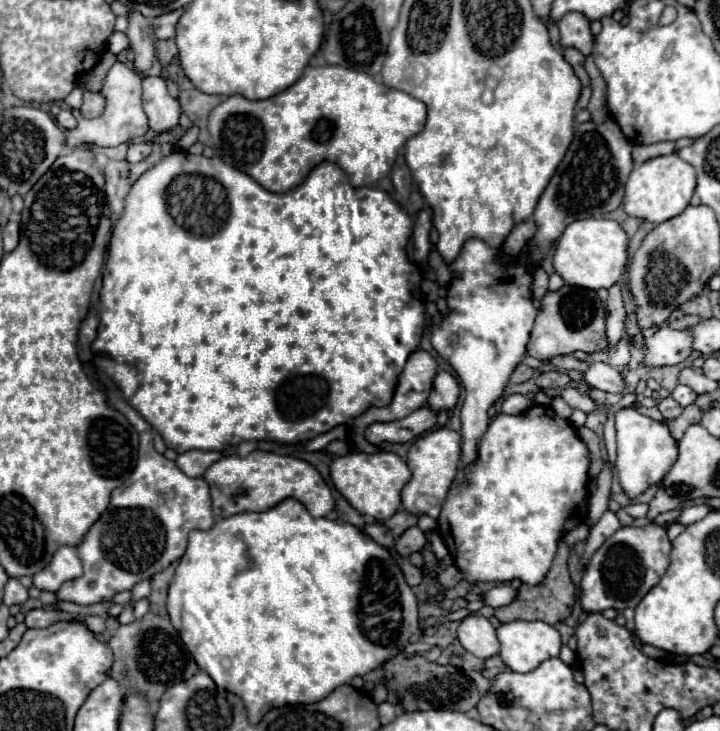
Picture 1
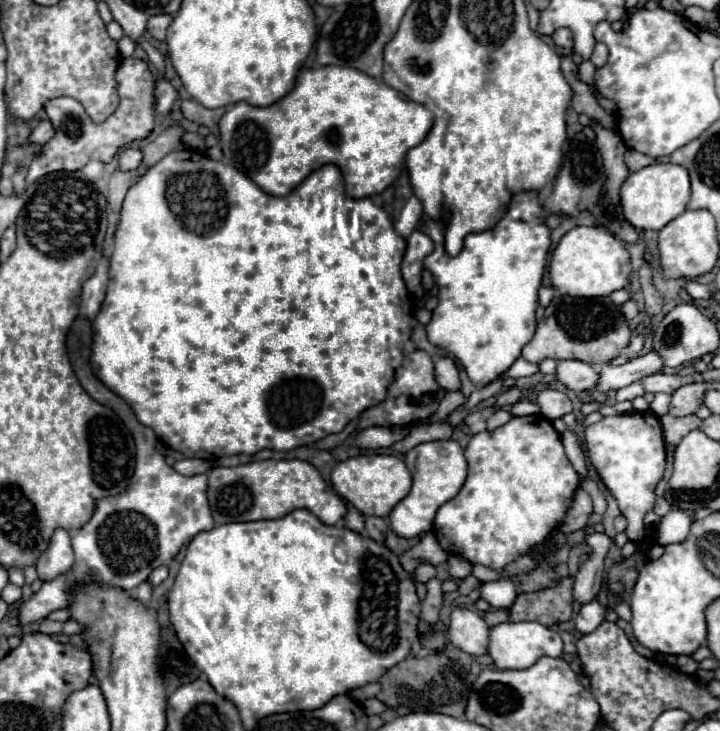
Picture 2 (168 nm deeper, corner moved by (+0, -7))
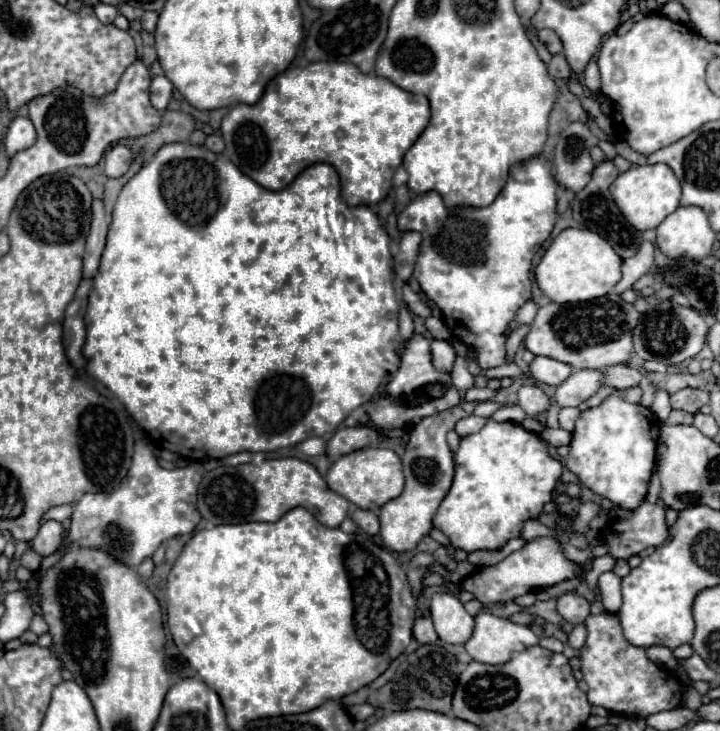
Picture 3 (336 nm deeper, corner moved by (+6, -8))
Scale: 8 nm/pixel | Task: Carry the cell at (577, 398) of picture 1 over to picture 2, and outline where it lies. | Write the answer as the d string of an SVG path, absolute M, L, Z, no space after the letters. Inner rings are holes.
M552 388L538 392L536 404L540 406L542 414L544 414L546 418L550 418L550 420L560 418L560 416L564 416L564 414L568 414L568 412L574 410L572 400L570 400L564 392L560 392L560 390L552 390Z

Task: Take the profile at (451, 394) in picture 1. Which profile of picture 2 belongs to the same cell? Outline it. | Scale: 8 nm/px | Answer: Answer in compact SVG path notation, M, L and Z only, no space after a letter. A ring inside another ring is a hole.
M440 358L436 362L436 382L446 392L460 390L460 376L458 376L458 368L456 368L452 358Z

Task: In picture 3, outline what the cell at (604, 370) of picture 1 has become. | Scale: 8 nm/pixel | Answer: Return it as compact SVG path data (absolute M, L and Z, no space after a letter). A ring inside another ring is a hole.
M534 357L534 361L528 365L530 367L530 377L536 379L538 383L546 383L546 385L560 385L566 377L572 375L572 367L568 367L566 363L554 361L550 357Z

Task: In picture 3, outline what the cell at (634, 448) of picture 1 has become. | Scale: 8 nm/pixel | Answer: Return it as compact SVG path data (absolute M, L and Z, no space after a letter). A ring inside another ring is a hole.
M614 391L598 407L580 413L564 463L596 495L610 499L622 509L636 509L648 493L658 433L660 421L648 407L630 403L620 391Z

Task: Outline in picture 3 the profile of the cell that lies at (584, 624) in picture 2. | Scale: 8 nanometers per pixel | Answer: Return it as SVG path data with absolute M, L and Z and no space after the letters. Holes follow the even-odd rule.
M576 625L576 627L572 629L572 633L568 635L568 643L570 643L572 649L578 651L578 649L584 645L584 633L586 633L586 627L584 627L584 625Z

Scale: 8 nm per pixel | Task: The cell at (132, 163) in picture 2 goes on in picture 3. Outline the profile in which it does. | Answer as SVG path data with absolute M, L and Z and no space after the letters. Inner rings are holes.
M114 145L108 153L106 153L106 175L108 177L120 177L128 171L132 163L132 151L124 145Z

